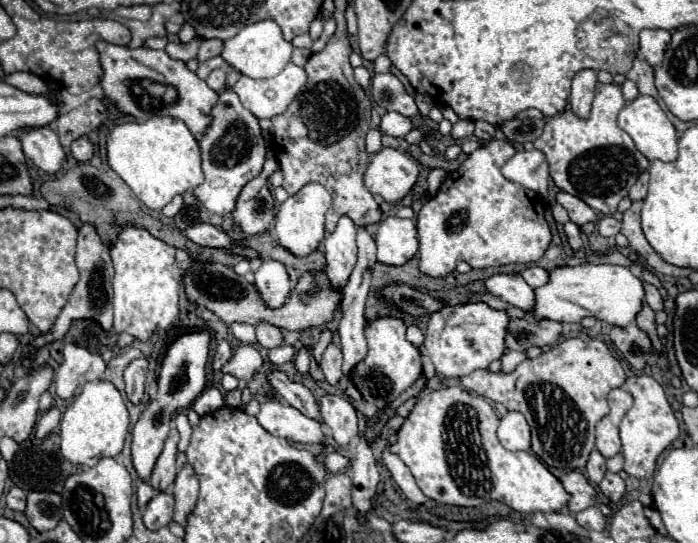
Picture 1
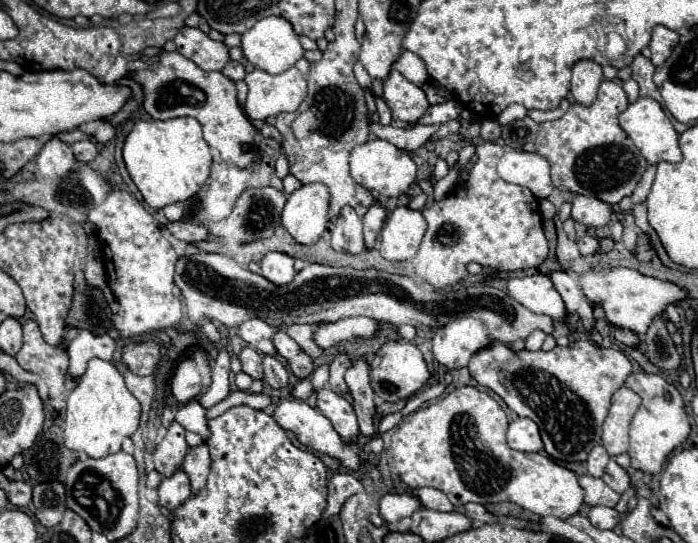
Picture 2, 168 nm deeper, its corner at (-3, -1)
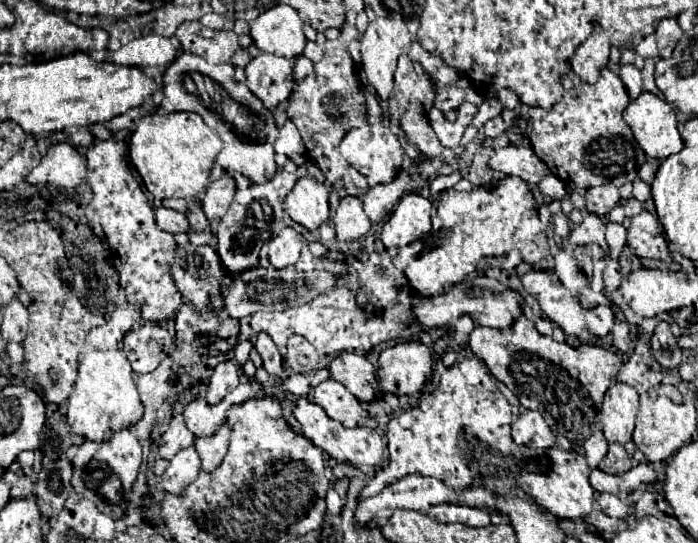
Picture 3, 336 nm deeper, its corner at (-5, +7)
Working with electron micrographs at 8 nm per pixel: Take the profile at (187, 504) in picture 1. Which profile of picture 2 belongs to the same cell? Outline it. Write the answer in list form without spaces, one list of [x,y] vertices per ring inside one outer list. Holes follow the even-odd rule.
[[[201,444],[197,448],[191,448],[183,460],[183,466],[181,470],[189,476],[191,480],[191,494],[195,496],[201,488],[205,488],[205,482],[207,482],[207,476],[209,476],[209,452],[207,452],[207,446]]]

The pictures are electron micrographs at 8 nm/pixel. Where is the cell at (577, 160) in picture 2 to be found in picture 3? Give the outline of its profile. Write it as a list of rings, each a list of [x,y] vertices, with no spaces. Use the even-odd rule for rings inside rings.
[[[603,68],[593,84],[585,80],[577,82],[551,108],[530,108],[532,131],[528,137],[535,156],[545,166],[555,168],[559,178],[577,188],[631,182],[645,162],[645,154],[621,118],[627,104],[629,94],[621,80]]]

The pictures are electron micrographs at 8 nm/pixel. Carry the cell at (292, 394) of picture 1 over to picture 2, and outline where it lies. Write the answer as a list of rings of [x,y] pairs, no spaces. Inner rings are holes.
[[[263,356],[263,370],[265,370],[265,378],[263,382],[275,390],[285,388],[289,384],[289,374],[285,370],[285,366],[273,358],[273,356]]]

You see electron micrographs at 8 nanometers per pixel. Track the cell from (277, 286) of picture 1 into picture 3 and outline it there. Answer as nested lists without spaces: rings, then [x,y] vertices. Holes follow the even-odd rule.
[[[281,228],[271,240],[269,240],[269,262],[275,268],[283,268],[289,264],[295,264],[299,260],[301,252],[301,238],[293,228]]]

